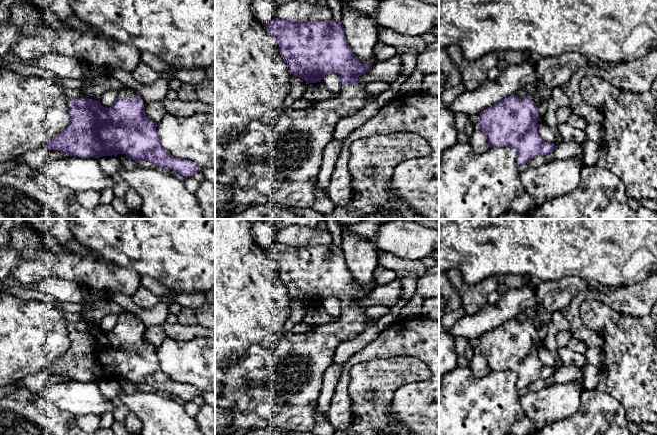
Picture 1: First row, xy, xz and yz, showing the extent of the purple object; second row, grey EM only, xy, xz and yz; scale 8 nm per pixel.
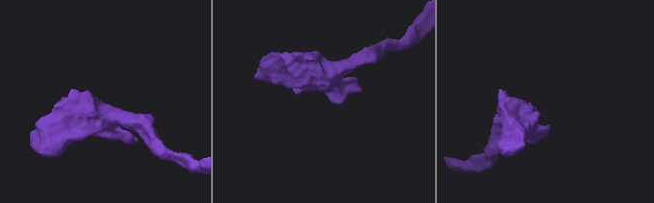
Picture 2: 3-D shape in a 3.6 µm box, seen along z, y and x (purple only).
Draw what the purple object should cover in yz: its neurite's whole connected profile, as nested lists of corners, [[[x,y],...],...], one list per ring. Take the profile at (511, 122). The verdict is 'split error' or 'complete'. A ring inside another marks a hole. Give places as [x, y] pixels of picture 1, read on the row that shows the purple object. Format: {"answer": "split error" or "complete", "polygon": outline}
{"answer": "split error", "polygon": [[[538,81],[536,91],[524,99],[512,94],[482,110],[477,126],[484,132],[490,147],[515,149],[518,165],[554,152],[557,146],[541,139],[536,121],[539,117],[537,104],[547,101],[550,95],[551,89]]]}

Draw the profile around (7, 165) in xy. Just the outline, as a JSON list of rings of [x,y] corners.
[[[14,159],[1,163],[0,164],[0,175],[11,170],[11,169],[13,169],[13,168],[15,168],[19,164],[20,163],[15,161]]]

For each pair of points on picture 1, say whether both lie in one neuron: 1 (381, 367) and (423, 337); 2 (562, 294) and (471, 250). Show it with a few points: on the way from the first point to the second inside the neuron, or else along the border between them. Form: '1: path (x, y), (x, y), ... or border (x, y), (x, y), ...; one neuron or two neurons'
1: border (375, 359), (415, 356), (421, 361); two neurons
2: border (560, 278), (537, 281); two neurons

